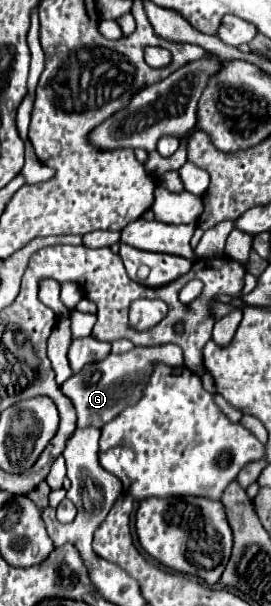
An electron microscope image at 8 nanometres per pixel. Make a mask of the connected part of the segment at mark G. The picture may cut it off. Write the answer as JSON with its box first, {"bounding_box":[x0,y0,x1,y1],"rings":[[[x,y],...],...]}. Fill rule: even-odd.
{"bounding_box":[61,345,177,427],"rings":[[[155,345],[155,347],[133,347],[127,353],[115,355],[109,353],[107,359],[99,363],[89,363],[83,367],[83,371],[75,373],[71,379],[67,379],[61,385],[63,395],[67,395],[77,409],[77,427],[103,427],[113,417],[117,417],[123,409],[137,403],[141,399],[141,391],[145,387],[145,381],[151,373],[151,363],[165,363],[165,365],[177,365],[177,349],[167,345]]]}

